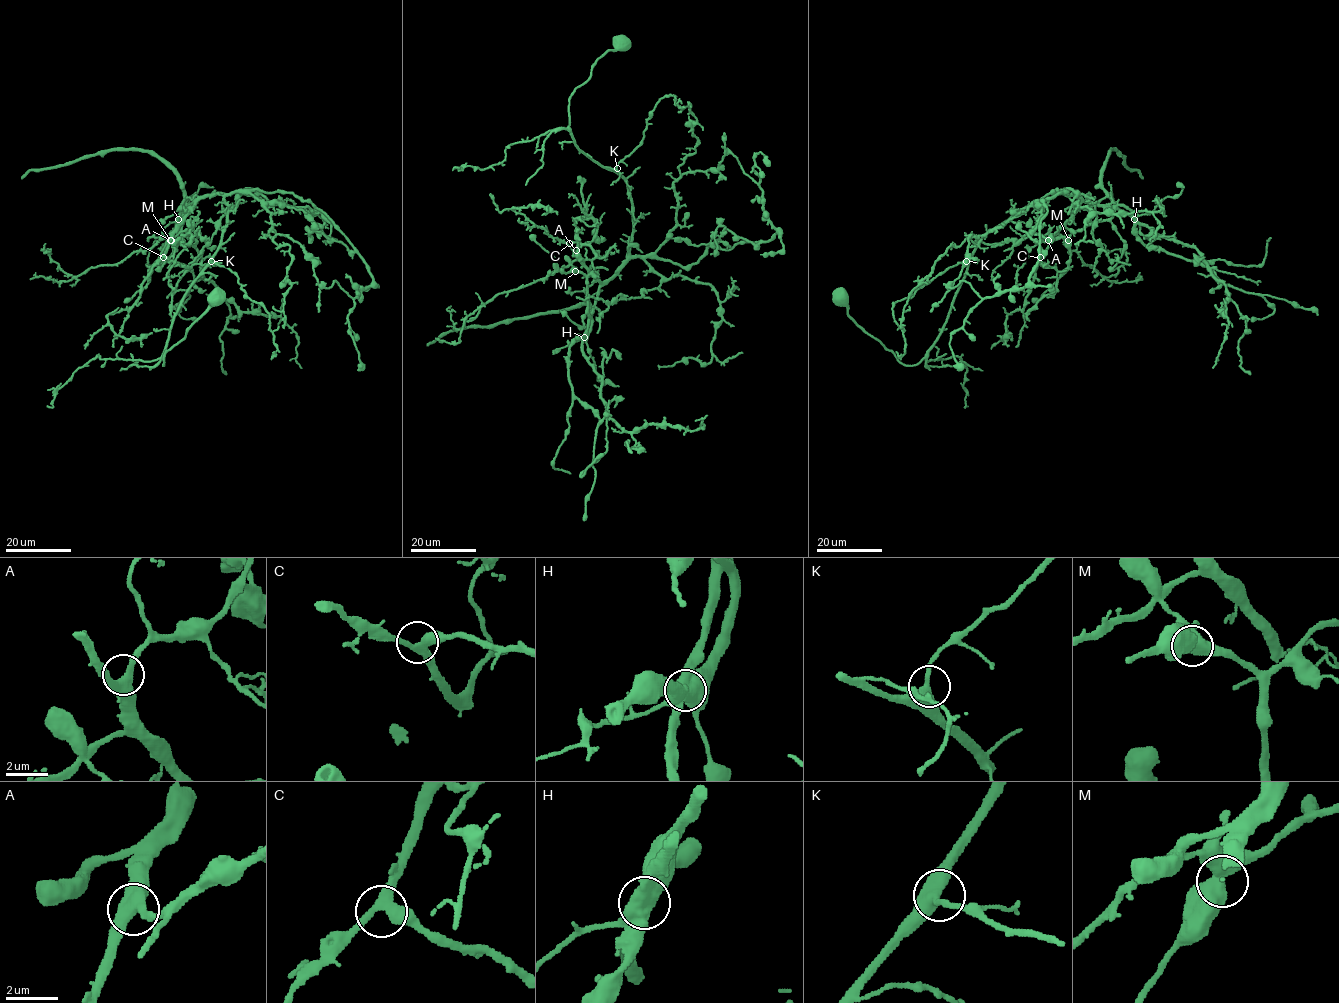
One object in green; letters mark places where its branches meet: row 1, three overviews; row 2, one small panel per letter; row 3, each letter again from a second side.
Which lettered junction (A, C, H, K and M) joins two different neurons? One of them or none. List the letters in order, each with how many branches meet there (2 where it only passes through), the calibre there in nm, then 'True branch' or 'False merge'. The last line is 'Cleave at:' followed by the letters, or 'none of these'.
A: Branches: 3. Thickness 400 nm. True branch
C: Branches: 3. Thickness 320 nm. True branch
H: Branches: 2. Thickness 750 nm. False merge
K: Branches: 2. Thickness 400 nm. True branch
M: Branches: 2. Thickness 650 nm. True branch
Cleave at: H

